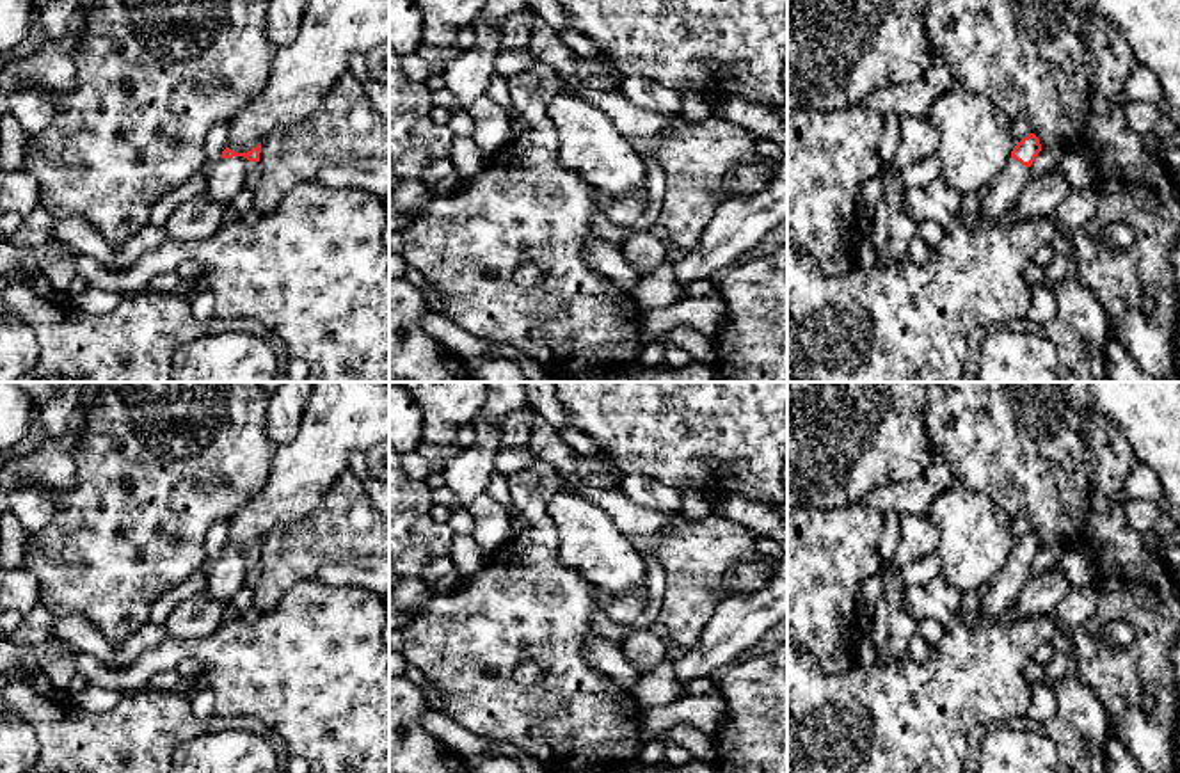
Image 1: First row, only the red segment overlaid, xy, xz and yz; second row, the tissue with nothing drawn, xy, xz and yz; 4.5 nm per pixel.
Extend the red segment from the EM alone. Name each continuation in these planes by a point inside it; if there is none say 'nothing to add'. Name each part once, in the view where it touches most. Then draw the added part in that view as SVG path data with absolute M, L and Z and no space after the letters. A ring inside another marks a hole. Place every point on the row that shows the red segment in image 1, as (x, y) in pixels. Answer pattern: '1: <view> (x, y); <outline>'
1: xy (228, 176); M243 156L220 158L206 179L206 194L219 203L231 204L245 187L251 162Z

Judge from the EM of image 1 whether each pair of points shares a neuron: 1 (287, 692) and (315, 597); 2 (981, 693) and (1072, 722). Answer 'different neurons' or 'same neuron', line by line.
1: same neuron
2: different neurons

